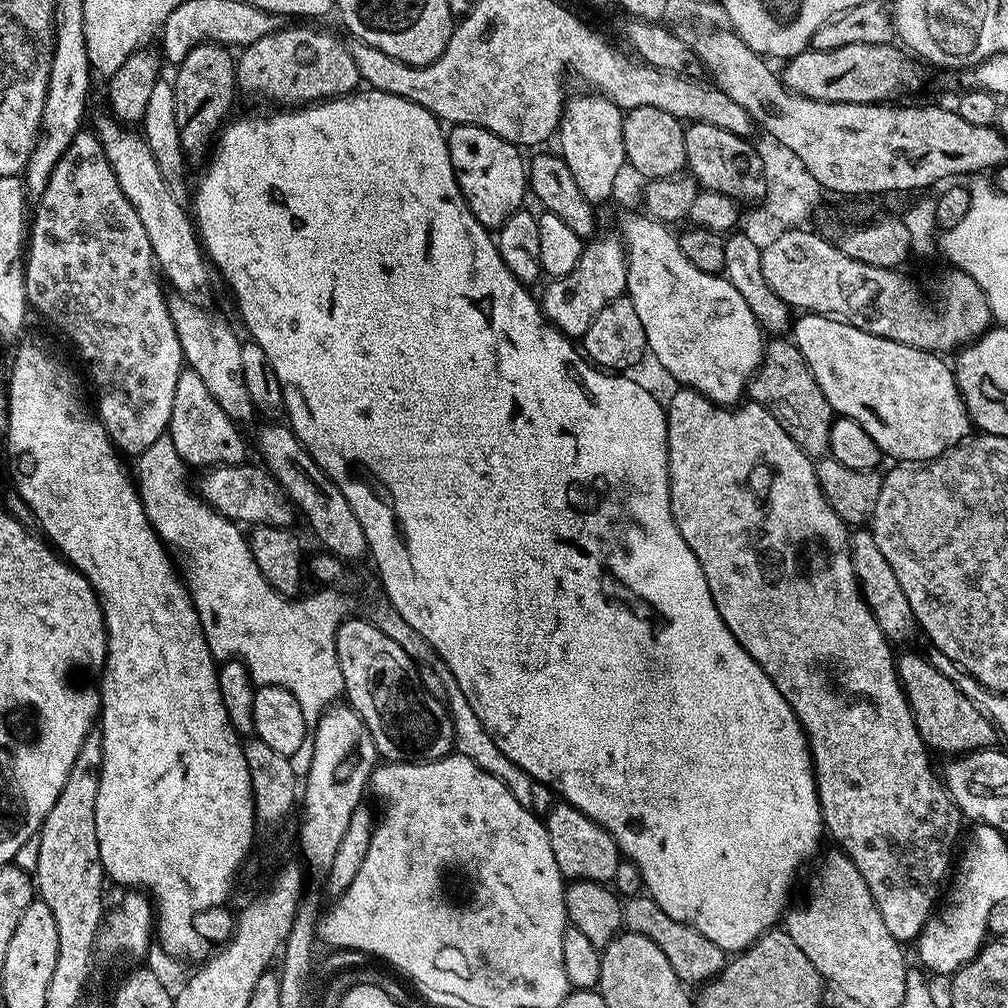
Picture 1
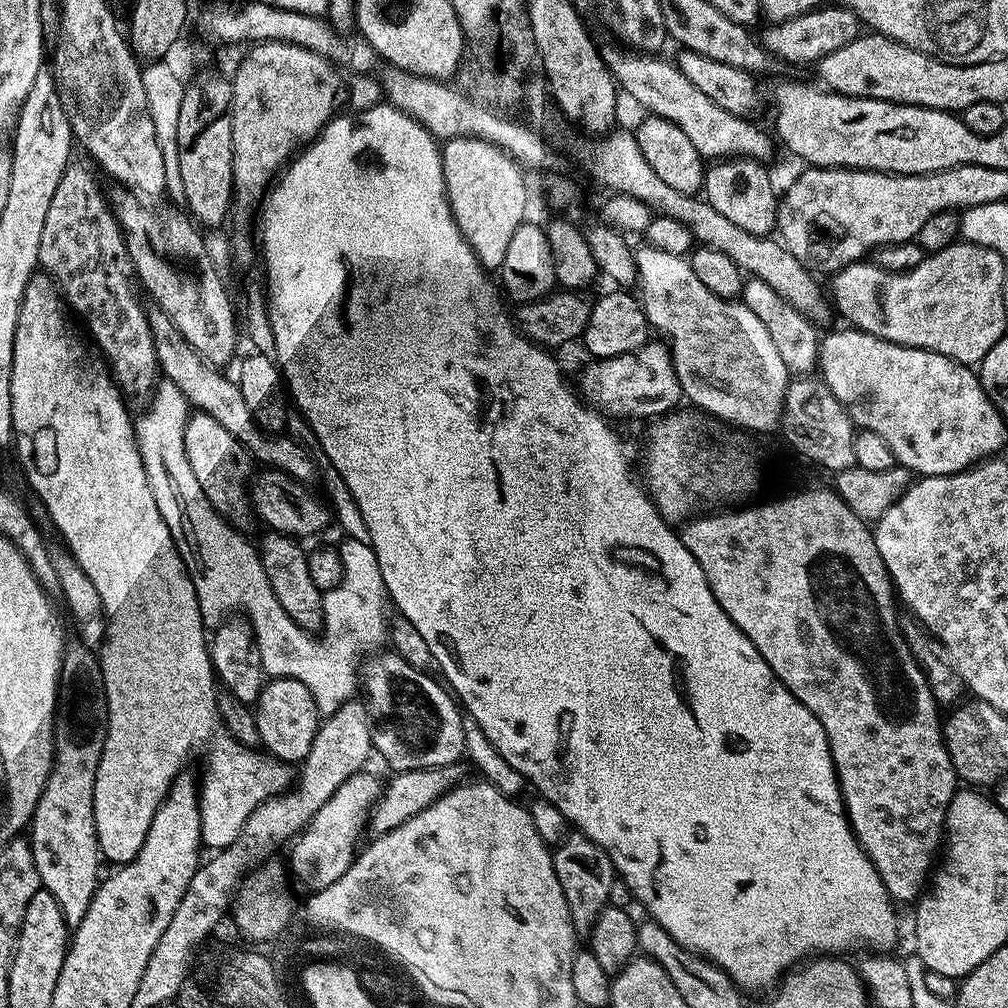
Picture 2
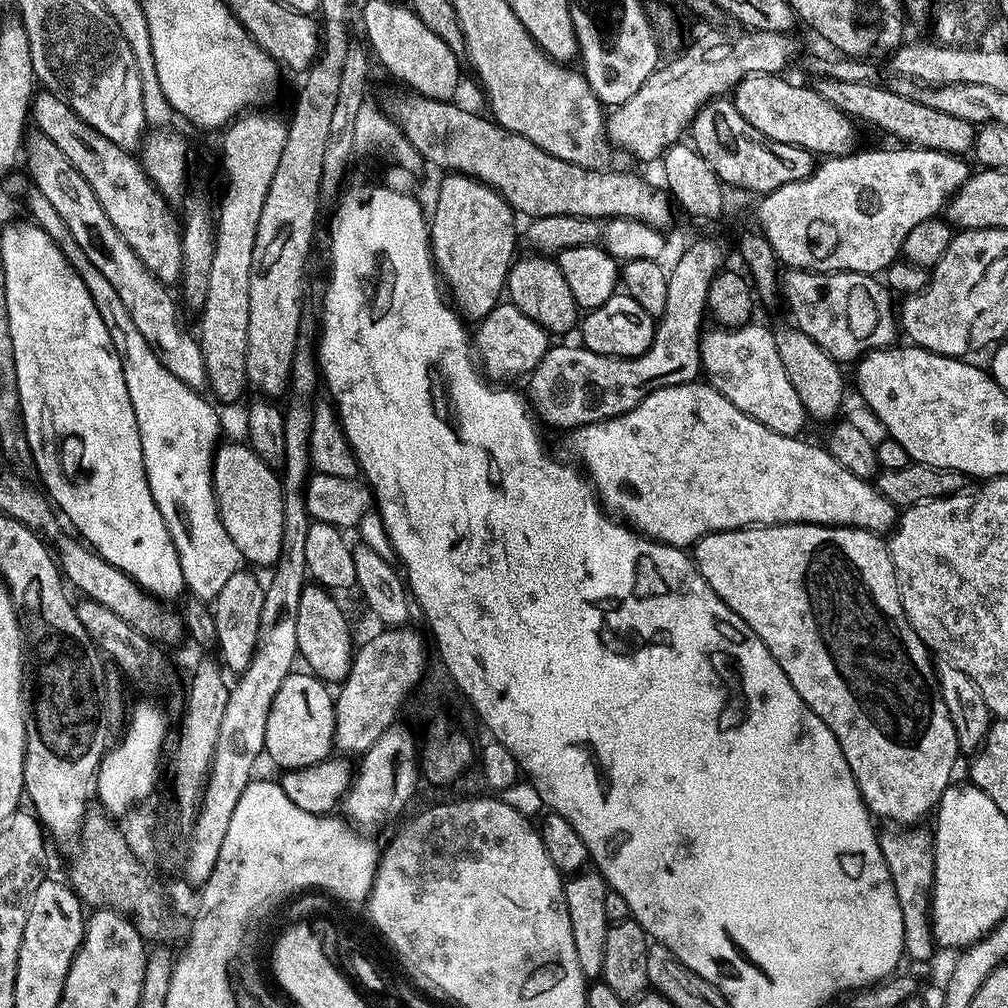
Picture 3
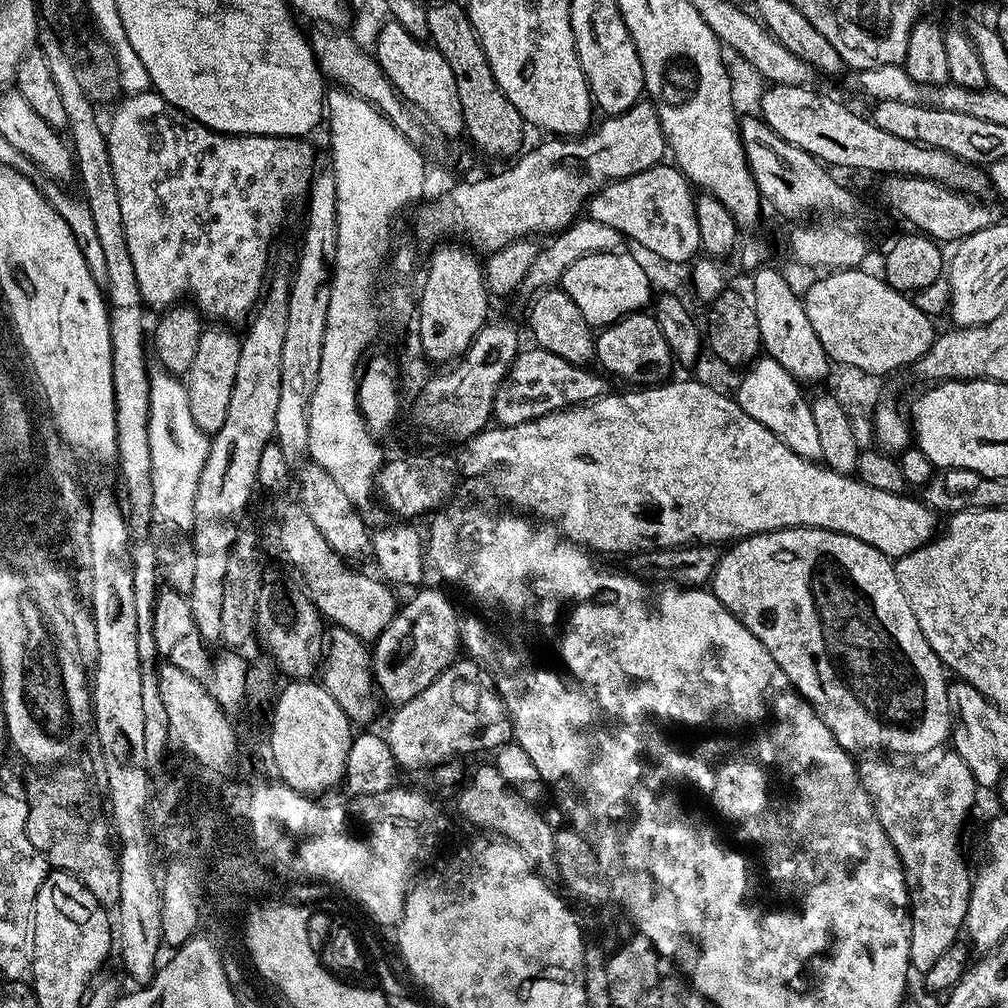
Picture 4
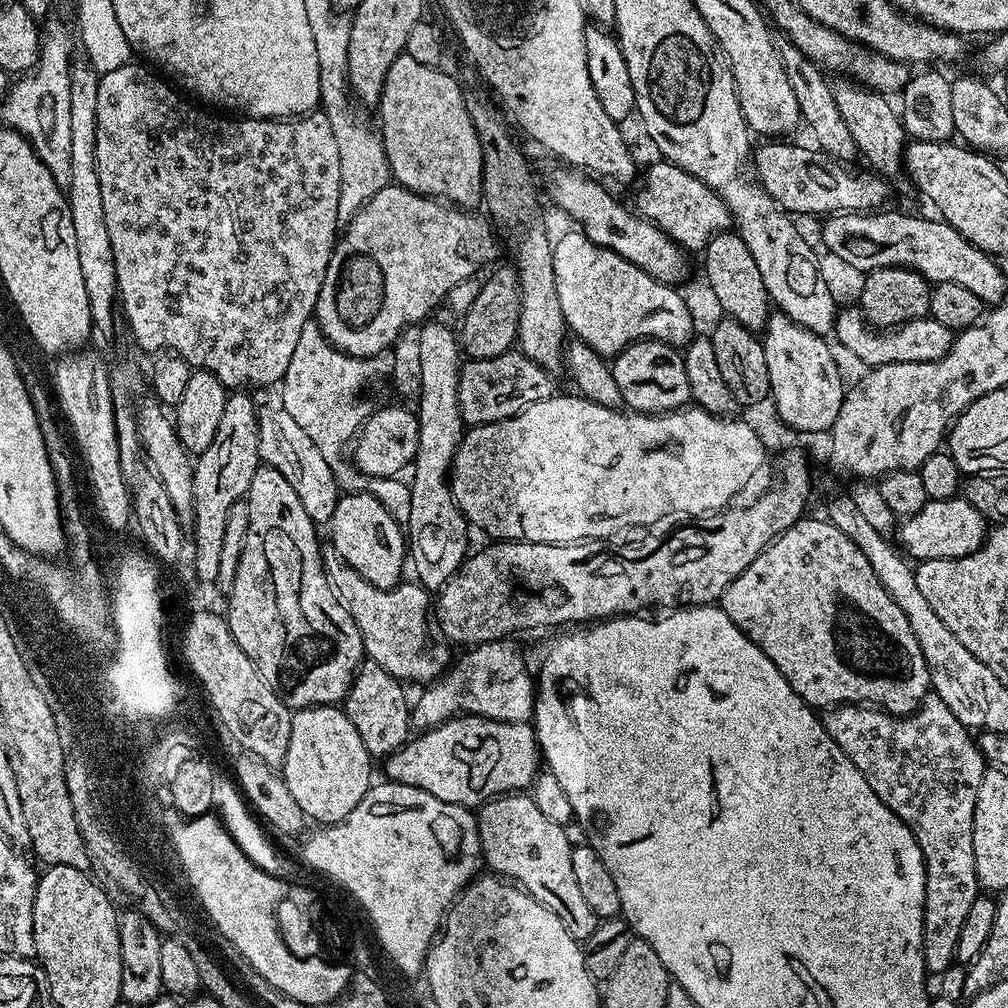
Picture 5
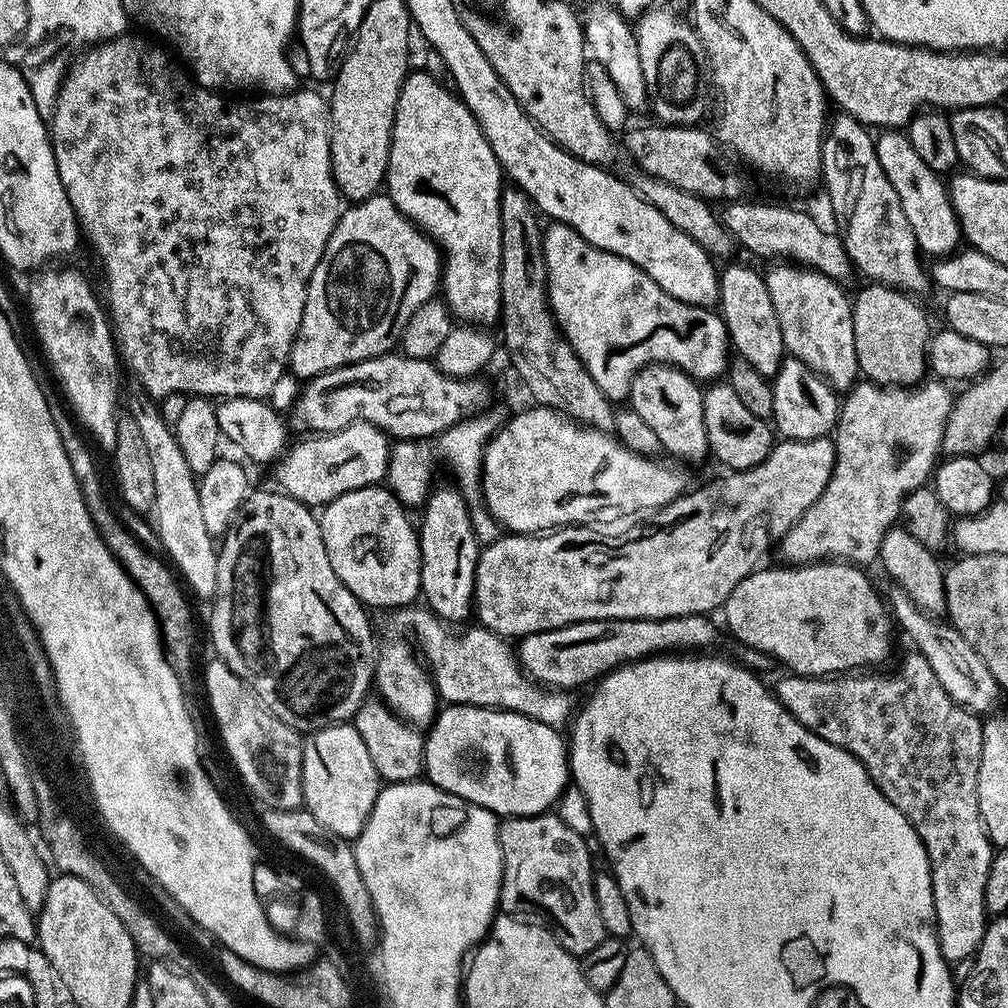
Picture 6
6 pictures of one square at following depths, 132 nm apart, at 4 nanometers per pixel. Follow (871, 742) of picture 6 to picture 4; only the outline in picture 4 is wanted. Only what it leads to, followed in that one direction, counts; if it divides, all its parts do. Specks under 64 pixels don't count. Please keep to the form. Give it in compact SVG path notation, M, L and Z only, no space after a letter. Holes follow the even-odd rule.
M954 750L941 751L936 758L929 768L903 768L900 765L903 763L893 762L880 754L869 755L858 764L860 781L874 806L874 814L878 822L882 822L886 838L890 838L902 862L904 881L908 887L908 911L912 918L908 962L924 973L930 971L934 962L938 962L938 958L942 958L942 954L946 954L946 950L950 950L950 946L961 939L974 879L964 861L960 839L964 836L964 823L976 804L978 785L974 774L970 774L970 766L966 766L966 762L962 762L962 758Z

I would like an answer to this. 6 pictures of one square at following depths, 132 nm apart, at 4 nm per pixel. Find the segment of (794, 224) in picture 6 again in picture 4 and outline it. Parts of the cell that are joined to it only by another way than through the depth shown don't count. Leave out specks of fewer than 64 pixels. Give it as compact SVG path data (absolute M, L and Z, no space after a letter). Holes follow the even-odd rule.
M668 162L655 164L650 170L642 170L642 174L607 184L588 201L586 216L605 226L614 226L621 237L628 239L629 236L634 243L641 244L646 251L653 252L668 264L687 265L697 255L695 252L699 253L702 248L693 185L679 168Z

